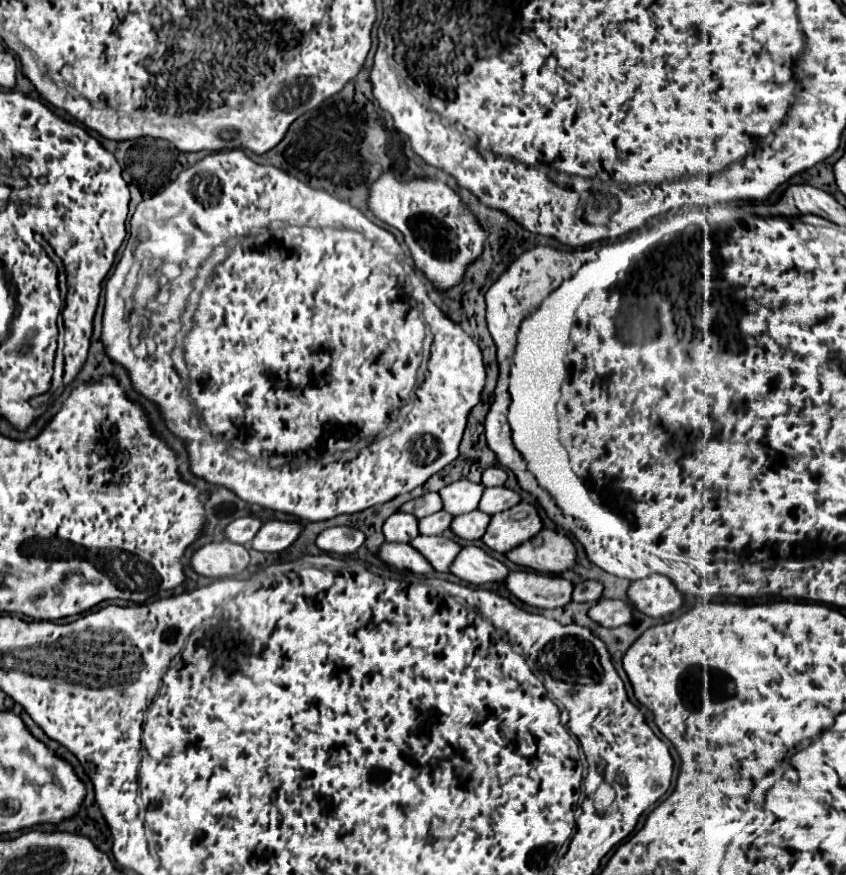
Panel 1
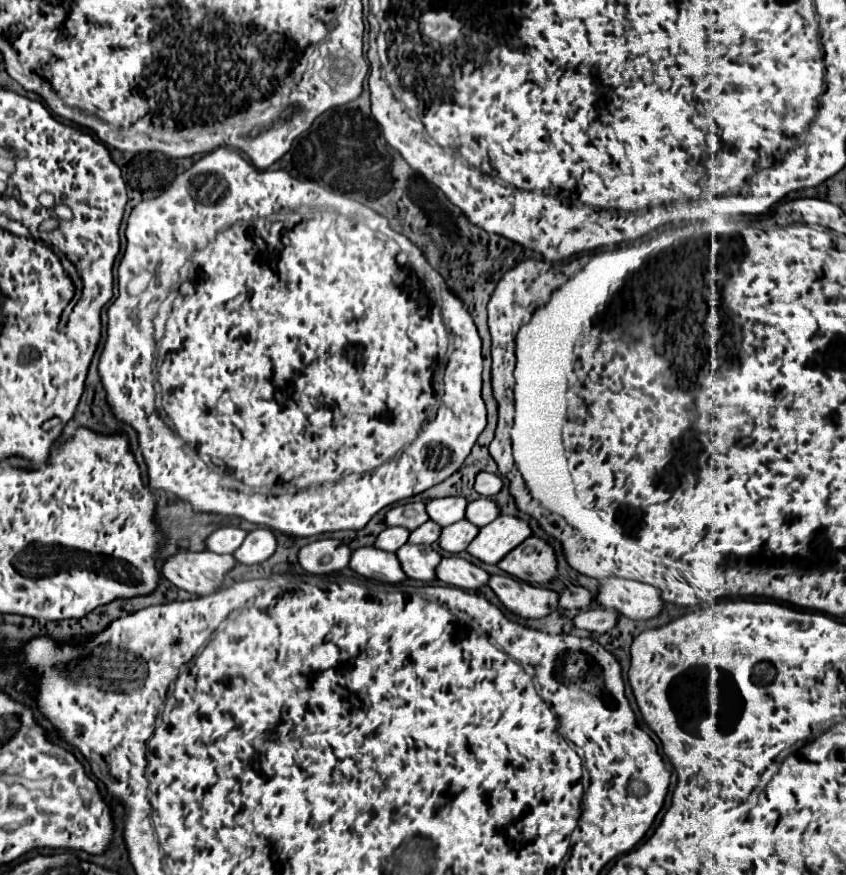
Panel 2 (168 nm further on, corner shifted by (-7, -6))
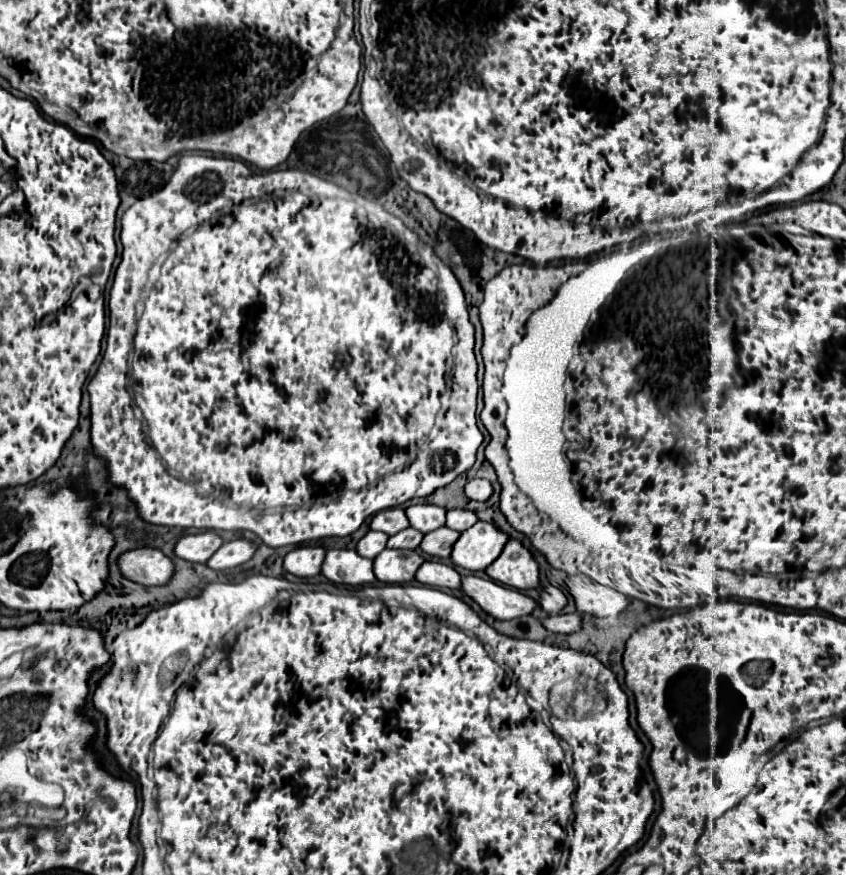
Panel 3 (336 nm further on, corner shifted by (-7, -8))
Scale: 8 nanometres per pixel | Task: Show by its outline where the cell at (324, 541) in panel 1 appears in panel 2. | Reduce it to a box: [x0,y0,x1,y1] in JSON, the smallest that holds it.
[299,538,353,574]

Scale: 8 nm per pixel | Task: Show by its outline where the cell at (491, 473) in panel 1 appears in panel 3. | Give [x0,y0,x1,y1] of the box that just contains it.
[465,478,491,500]

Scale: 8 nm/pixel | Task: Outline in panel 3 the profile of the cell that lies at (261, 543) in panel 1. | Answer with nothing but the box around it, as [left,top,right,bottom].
[205,538,255,570]

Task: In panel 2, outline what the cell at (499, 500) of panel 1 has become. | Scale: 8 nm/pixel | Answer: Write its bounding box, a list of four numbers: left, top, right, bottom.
[465,498,501,526]

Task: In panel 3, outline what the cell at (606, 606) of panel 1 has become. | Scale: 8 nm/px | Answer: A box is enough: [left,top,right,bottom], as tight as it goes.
[539,614,581,634]

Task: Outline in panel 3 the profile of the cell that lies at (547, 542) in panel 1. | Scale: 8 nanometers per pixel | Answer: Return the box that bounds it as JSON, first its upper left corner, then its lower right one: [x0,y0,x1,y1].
[485,540,539,590]

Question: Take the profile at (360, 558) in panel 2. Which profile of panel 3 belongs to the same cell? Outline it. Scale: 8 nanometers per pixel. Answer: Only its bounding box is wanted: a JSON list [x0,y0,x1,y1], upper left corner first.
[321,550,375,584]

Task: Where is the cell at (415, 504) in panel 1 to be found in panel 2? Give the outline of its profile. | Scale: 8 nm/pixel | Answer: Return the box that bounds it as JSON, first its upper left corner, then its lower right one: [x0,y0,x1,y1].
[385,502,429,530]

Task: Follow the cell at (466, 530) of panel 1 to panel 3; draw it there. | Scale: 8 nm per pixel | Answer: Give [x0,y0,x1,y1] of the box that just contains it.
[419,526,459,558]

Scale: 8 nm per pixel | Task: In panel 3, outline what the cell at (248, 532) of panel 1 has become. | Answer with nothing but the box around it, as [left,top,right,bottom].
[173,532,223,562]

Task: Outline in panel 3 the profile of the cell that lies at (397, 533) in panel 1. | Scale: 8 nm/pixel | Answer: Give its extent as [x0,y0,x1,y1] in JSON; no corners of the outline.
[355,532,387,558]

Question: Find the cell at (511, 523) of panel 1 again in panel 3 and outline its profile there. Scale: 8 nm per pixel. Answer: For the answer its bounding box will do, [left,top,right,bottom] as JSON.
[451,522,509,572]

